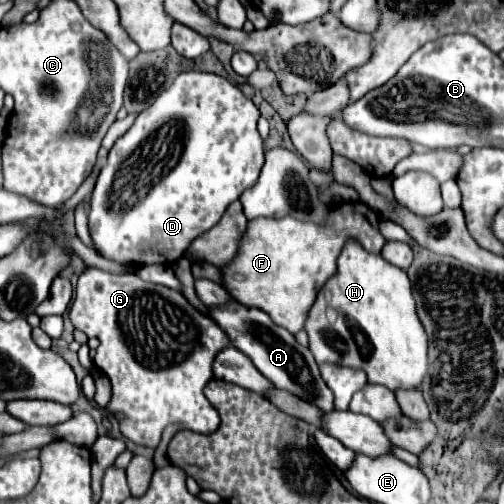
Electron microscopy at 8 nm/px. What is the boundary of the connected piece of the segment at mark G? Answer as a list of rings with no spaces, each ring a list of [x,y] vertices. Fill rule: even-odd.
[[[88,267],[76,287],[76,299],[70,307],[70,321],[74,329],[84,331],[88,337],[100,341],[94,363],[100,367],[112,383],[112,399],[106,405],[110,413],[122,413],[120,433],[136,445],[156,449],[162,431],[170,423],[180,423],[184,429],[196,433],[214,433],[220,425],[218,411],[206,401],[204,387],[212,379],[214,355],[228,345],[226,333],[198,309],[194,309],[180,291],[164,285],[142,281],[134,273],[114,275],[102,269]]]

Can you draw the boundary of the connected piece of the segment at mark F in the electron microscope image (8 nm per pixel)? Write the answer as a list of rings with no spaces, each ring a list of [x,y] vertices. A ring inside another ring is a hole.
[[[360,201],[334,207],[326,225],[298,221],[290,215],[282,219],[248,221],[238,247],[238,255],[220,267],[222,285],[238,303],[256,307],[268,313],[276,325],[288,329],[290,333],[298,333],[304,329],[306,313],[314,303],[318,289],[328,281],[328,277],[336,273],[336,259],[346,239],[354,237],[364,245],[366,251],[380,253],[386,239],[380,235],[378,225],[379,214]],[[352,209],[363,215],[352,213]]]

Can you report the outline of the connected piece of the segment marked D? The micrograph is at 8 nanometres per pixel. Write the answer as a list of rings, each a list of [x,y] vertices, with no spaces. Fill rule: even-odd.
[[[202,71],[180,73],[174,79],[174,83],[166,91],[162,91],[148,109],[144,109],[138,115],[134,125],[114,143],[114,147],[108,153],[108,161],[98,175],[98,181],[96,181],[92,199],[90,199],[90,215],[88,215],[88,229],[90,229],[90,237],[92,237],[96,253],[106,259],[112,259],[118,263],[130,263],[130,265],[152,265],[152,263],[172,265],[176,259],[180,259],[184,255],[184,251],[190,247],[190,243],[196,237],[200,237],[202,233],[206,233],[208,229],[212,229],[224,215],[226,207],[258,181],[260,169],[264,165],[262,137],[258,135],[258,129],[256,129],[258,117],[260,117],[260,111],[256,109],[256,105],[236,85],[232,85],[224,77],[212,75],[212,73],[202,73]]]

